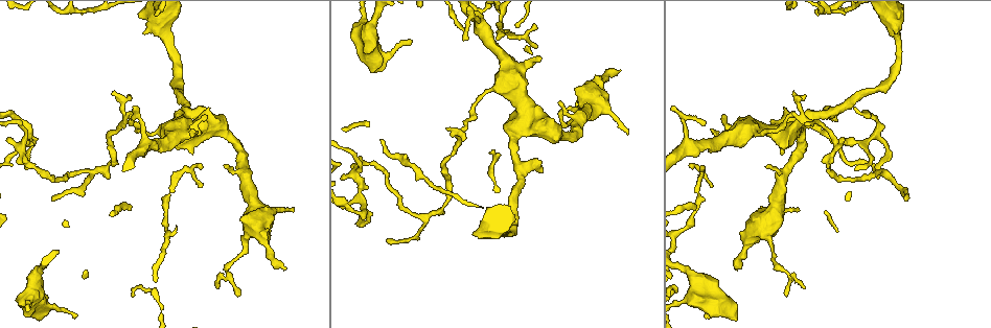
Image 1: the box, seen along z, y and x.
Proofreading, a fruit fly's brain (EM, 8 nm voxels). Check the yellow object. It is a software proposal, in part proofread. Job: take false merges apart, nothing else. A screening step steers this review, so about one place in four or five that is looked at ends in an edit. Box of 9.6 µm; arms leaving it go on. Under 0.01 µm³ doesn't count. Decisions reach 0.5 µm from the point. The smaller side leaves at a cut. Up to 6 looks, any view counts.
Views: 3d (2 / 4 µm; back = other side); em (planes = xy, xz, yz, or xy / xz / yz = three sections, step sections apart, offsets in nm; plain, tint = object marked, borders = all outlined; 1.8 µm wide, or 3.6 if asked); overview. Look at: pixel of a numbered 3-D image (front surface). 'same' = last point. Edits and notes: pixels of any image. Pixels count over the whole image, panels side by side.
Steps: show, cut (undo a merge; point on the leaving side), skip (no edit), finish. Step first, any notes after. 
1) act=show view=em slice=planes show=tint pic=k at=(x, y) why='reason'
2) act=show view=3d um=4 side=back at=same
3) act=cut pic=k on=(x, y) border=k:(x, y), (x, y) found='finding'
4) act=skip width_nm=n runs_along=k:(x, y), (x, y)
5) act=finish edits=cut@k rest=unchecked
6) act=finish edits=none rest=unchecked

act=show view=em slice=planes show=plain pic=1 at=(360, 187) why='looks like a crossing'

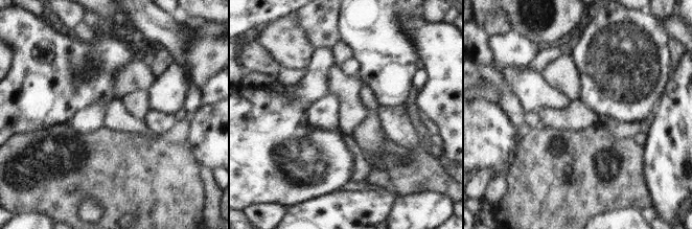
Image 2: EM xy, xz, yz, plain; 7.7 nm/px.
act=show view=em slice=planes show=tint at=same why='where the object lies'

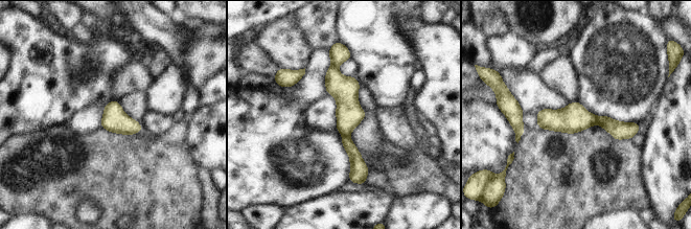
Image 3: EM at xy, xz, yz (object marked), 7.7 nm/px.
act=cut pic=3 on=(574, 117) border=3:(597, 116), (598, 123) found='two neurons meet here'

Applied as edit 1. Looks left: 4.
act=show view=overview why='see it whole again'

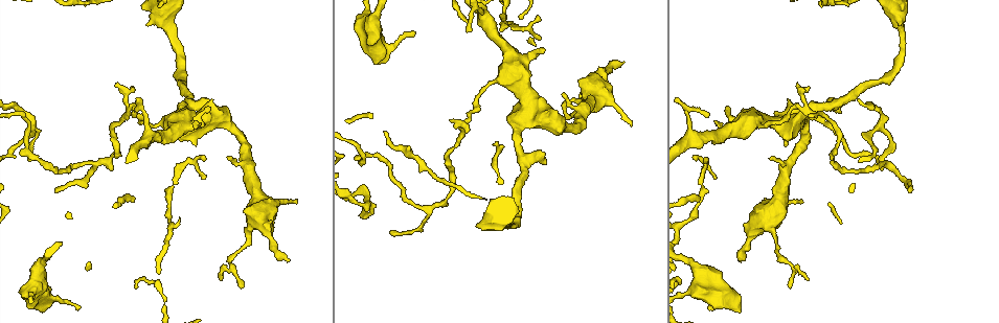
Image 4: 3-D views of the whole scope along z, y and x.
act=show view=3d um=2 pic=4 at=(888, 164)

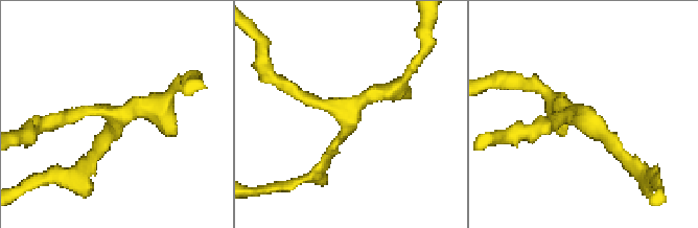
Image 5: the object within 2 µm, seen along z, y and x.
act=show view=em slice=yz step=8 show=tint pic=5 at=(573, 110) arms=3

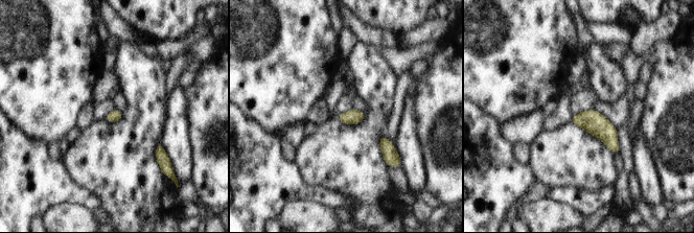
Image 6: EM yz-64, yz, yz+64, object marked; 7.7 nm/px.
act=show view=em slice=planes show=tint at=same why='another direction'

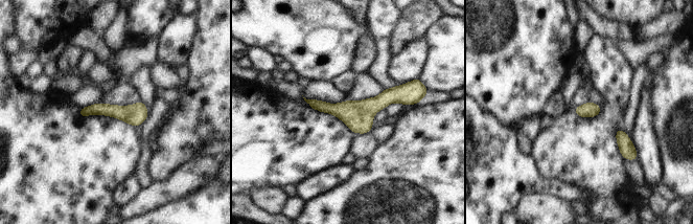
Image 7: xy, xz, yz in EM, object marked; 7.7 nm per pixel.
act=skip runs_along=7:(410, 97), (366, 109), (310, 103) found='one neuron here'

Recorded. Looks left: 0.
act=finish edits=cut@3 rest=unchecked

